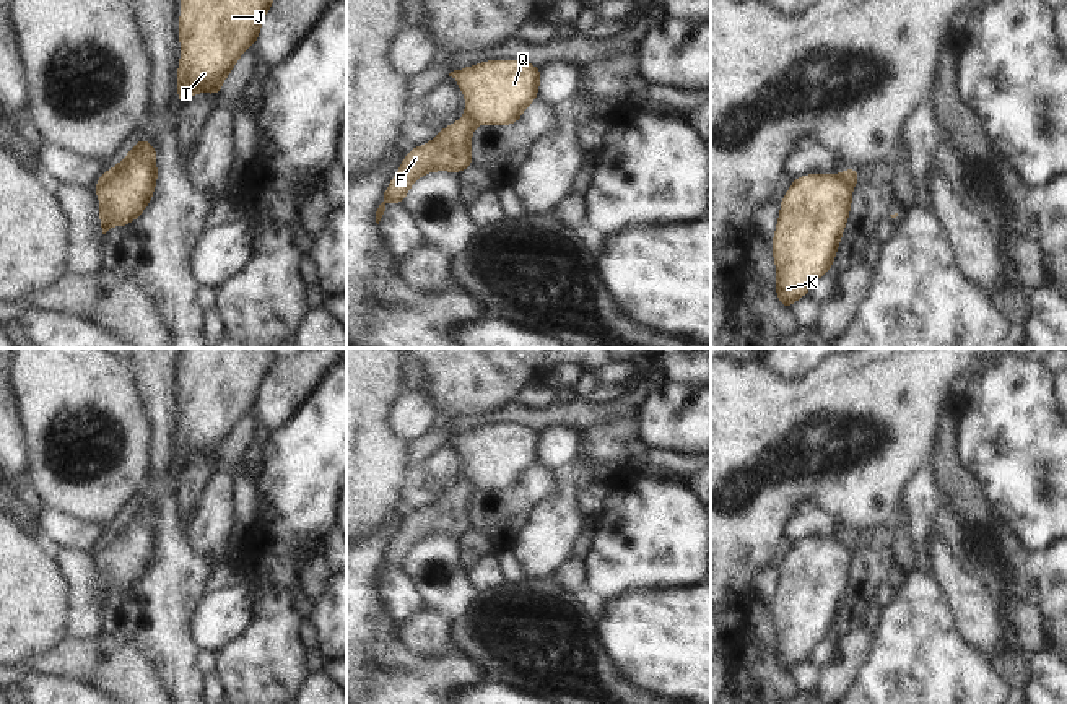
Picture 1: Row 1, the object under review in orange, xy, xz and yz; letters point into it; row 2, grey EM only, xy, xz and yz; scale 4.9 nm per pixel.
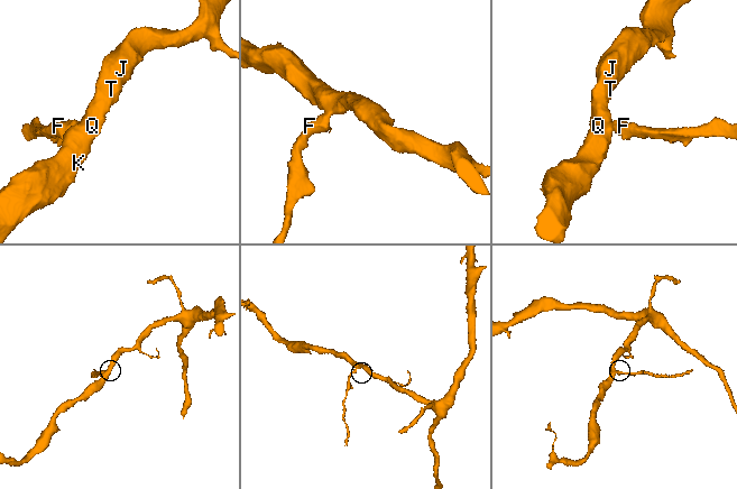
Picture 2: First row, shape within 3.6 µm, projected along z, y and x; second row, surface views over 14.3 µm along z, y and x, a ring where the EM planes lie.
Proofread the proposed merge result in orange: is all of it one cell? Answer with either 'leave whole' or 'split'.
split

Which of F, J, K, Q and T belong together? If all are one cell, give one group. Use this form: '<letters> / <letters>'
F / J K Q T

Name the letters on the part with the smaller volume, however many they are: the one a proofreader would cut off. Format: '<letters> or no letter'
F

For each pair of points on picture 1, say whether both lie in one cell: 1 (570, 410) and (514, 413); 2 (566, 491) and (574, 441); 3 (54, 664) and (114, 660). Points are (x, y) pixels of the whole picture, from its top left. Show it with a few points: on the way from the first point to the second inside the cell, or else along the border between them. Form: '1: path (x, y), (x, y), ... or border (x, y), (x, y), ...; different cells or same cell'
1: path (557, 413), (527, 415); same cell
2: border (576, 460), (558, 472); different cells
3: path (69, 664), (100, 664); same cell

